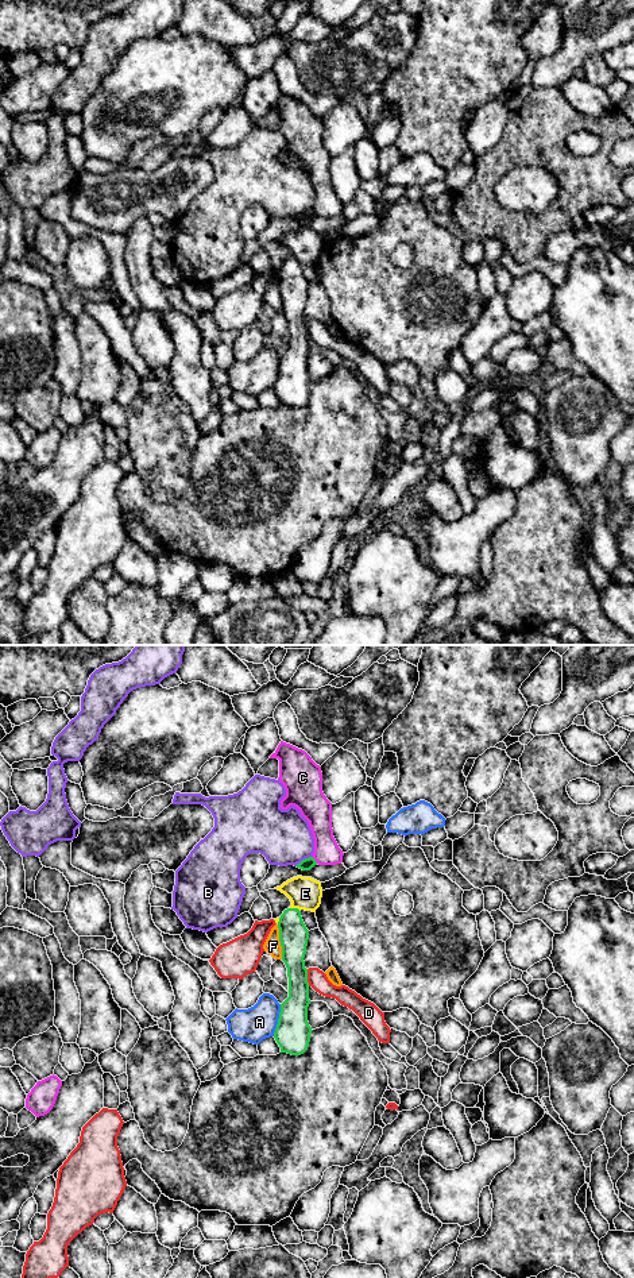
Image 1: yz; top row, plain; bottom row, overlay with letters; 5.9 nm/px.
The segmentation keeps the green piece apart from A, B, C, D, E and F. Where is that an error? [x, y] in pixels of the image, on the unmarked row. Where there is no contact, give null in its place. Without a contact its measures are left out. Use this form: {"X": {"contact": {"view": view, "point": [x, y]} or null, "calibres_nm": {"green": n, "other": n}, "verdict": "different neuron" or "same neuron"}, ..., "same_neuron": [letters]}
{"A": {"contact": {"view": "yz", "point": [278, 373]}, "calibres_nm": {"green": 200, "other": 200}, "verdict": "different neuron"}, "B": {"contact": {"view": "yz", "point": [304, 212]}, "calibres_nm": {"green": 70, "other": 320}, "verdict": "different neuron"}, "C": {"contact": {"view": "yz", "point": [314, 212]}, "calibres_nm": {"green": 70, "other": 160}, "verdict": "different neuron"}, "D": {"contact": {"view": "yz", "point": [306, 329]}, "calibres_nm": {"green": 170, "other": 110}, "verdict": "different neuron"}, "E": {"contact": {"view": "yz", "point": [294, 261]}, "calibres_nm": {"green": 180, "other": 190}, "verdict": "different neuron"}, "F": {"contact": {"view": "yz", "point": [279, 293]}, "calibres_nm": {"green": 180, "other": 100}, "verdict": "different neuron"}, "same_neuron": []}

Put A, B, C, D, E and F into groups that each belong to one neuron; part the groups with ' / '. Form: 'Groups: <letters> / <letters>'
Groups: A / B / C / D / E / F

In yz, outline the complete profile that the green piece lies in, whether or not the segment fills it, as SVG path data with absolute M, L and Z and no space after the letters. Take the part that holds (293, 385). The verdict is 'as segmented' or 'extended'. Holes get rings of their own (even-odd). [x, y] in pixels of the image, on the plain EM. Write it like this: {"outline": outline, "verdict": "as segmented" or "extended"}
{"outline": "M298 260L285 262L279 270L278 281L282 313L287 320L289 350L281 356L274 390L281 405L301 408L308 402L313 383L308 374L310 352L308 321L304 313L309 282Z", "verdict": "as segmented"}

